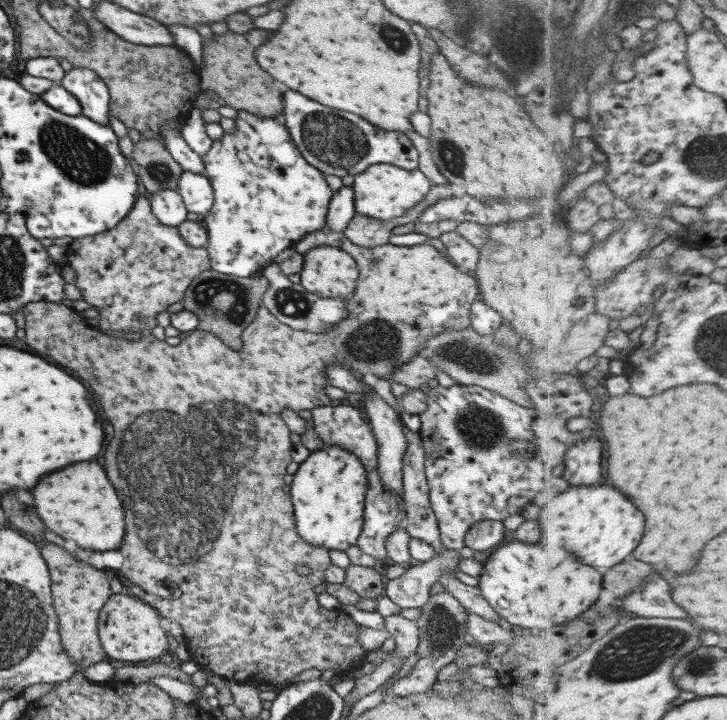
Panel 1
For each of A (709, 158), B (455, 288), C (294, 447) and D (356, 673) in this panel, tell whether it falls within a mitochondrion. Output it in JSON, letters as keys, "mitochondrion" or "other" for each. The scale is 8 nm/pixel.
{"A":"mitochondrion","B":"other","C":"other","D":"other"}

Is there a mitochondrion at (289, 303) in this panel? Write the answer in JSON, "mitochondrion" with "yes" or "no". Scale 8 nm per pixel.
{"mitochondrion":"yes"}

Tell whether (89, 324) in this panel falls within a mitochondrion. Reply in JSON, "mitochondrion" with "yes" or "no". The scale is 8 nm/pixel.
{"mitochondrion":"no"}

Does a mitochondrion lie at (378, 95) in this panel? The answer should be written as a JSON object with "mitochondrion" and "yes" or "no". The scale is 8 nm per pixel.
{"mitochondrion":"no"}

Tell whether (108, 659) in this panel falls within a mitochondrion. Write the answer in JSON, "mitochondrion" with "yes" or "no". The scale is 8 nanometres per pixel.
{"mitochondrion":"no"}

